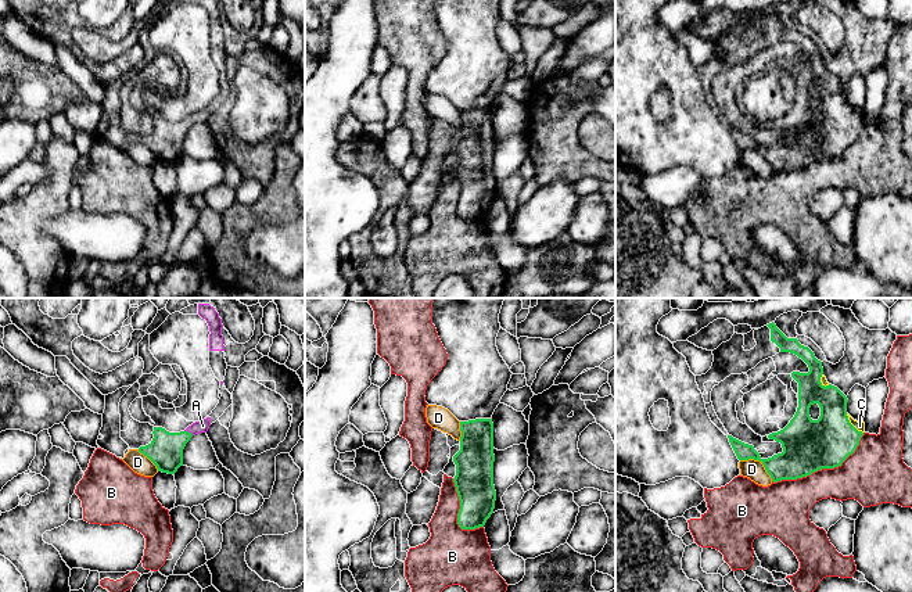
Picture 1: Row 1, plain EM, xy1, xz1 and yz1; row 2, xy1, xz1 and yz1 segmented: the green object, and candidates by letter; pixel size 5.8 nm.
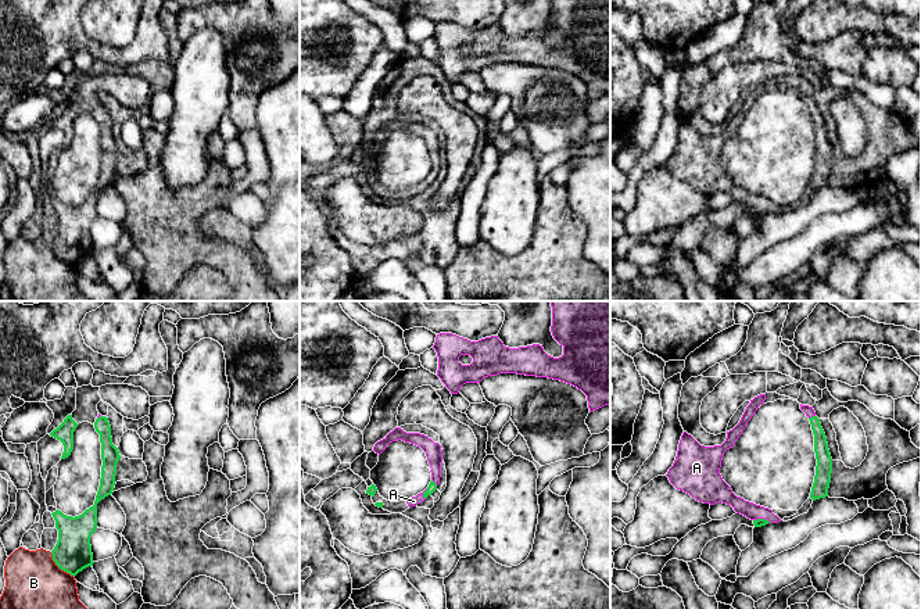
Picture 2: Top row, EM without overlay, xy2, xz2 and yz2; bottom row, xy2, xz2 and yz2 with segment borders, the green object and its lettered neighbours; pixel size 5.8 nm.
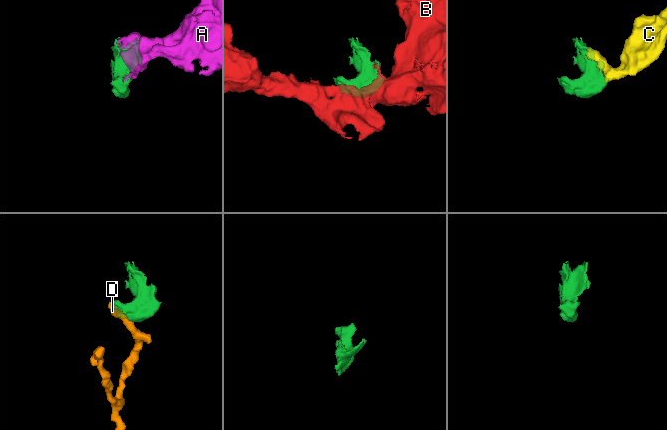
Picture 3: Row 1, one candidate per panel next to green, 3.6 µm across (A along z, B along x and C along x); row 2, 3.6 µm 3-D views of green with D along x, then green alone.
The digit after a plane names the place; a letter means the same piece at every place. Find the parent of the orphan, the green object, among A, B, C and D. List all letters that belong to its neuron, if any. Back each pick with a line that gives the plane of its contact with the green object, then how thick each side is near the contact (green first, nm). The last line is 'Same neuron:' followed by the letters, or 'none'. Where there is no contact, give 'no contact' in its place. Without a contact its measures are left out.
A: xz2 | 50/60 nm
C: yz1 | 300/60 nm
Same neuron: A, C

